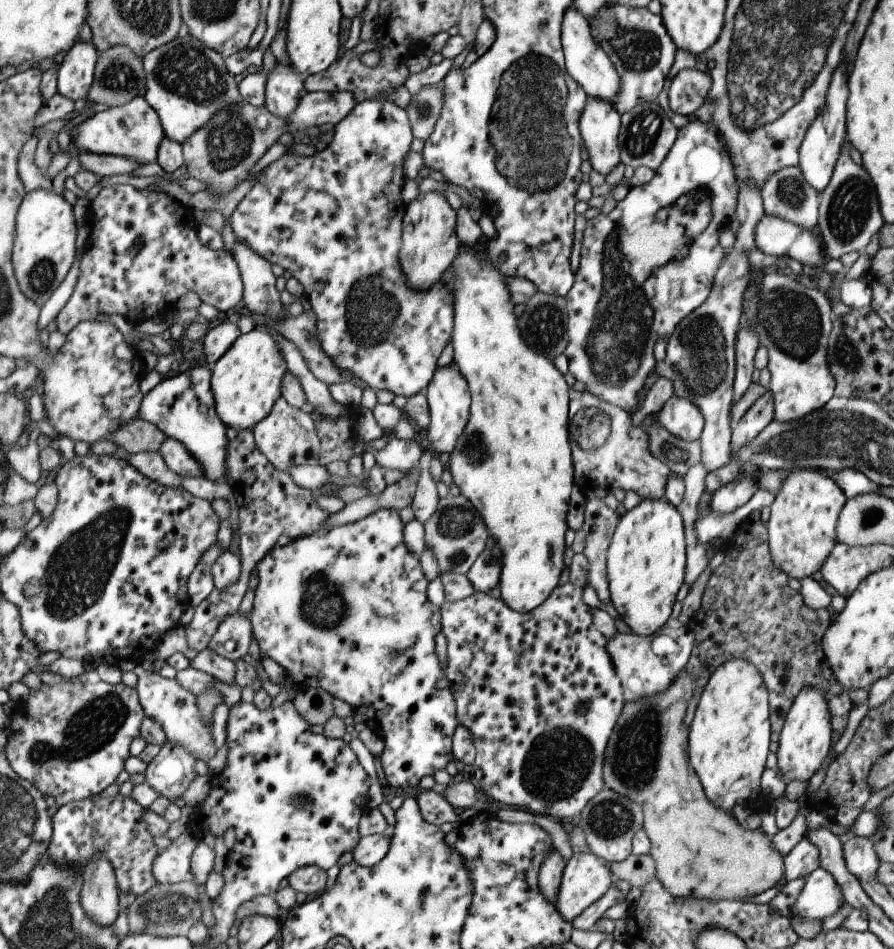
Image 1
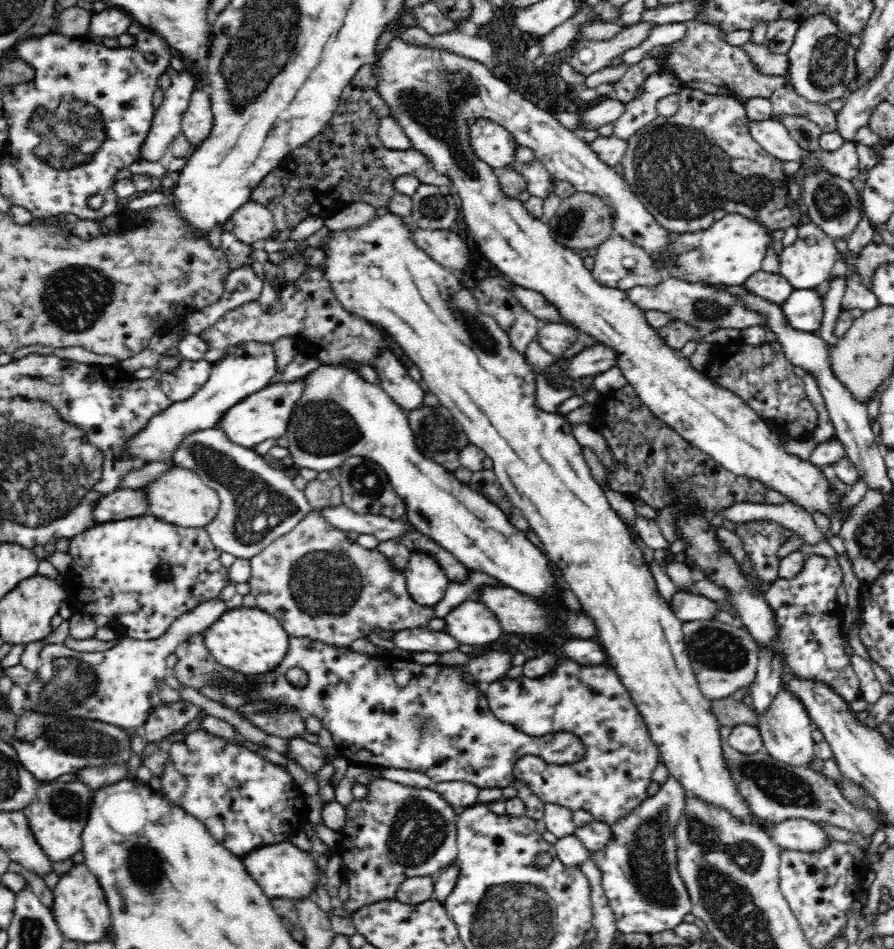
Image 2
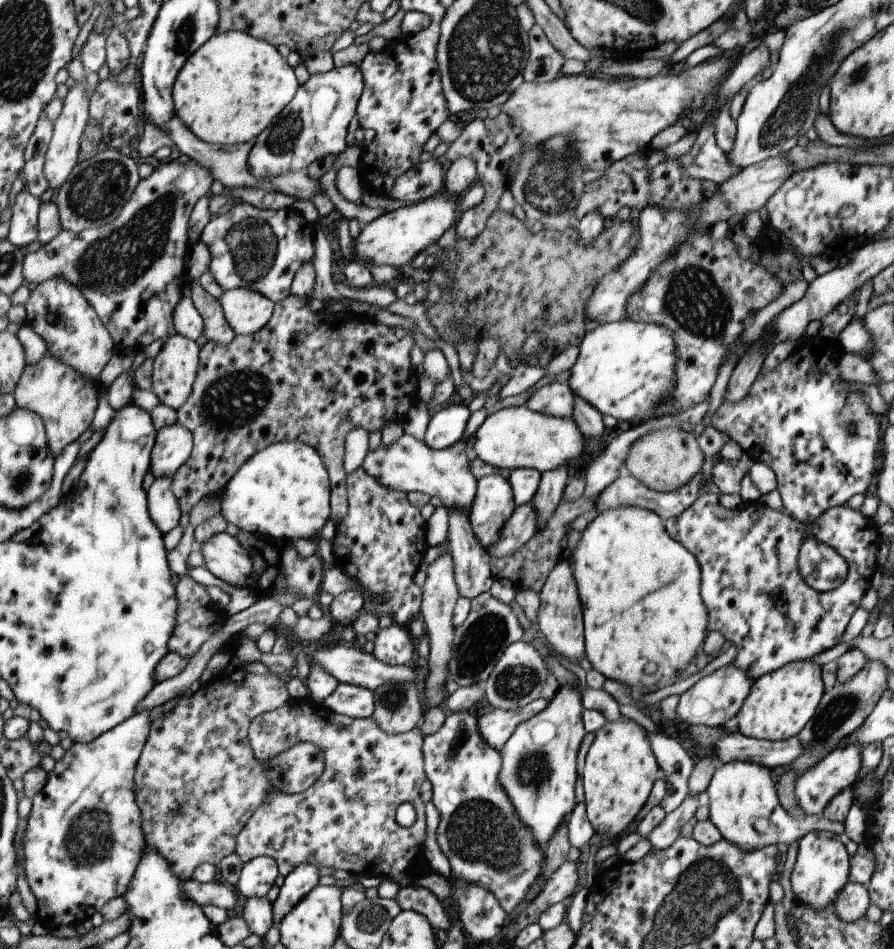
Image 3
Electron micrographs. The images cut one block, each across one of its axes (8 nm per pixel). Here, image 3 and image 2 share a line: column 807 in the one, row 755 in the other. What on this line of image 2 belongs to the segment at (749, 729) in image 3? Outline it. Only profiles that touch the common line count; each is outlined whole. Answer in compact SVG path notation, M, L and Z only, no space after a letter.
M379 212L379 214L370 220L368 226L360 226L360 228L350 228L350 230L334 230L331 231L327 238L323 241L322 249L326 252L327 273L326 279L332 283L332 291L336 295L336 299L342 303L342 306L350 313L354 313L368 321L377 324L381 331L386 332L394 337L394 340L400 344L406 356L419 368L421 372L421 383L425 389L430 390L436 395L440 405L444 405L450 409L454 418L460 422L470 443L478 446L485 454L492 459L493 472L496 474L496 479L501 483L504 493L508 496L510 502L518 509L524 519L528 522L530 530L536 533L536 536L544 544L545 555L548 559L557 564L562 571L562 581L565 587L569 588L576 594L579 602L582 603L583 614L585 614L594 623L596 634L594 640L597 640L602 650L607 656L606 664L614 669L614 672L621 678L622 684L628 689L631 694L634 704L643 716L644 722L647 725L649 734L652 740L658 745L659 758L664 761L664 764L669 770L669 774L676 777L684 789L694 793L706 803L716 803L728 809L734 817L738 817L740 821L759 821L748 810L746 803L737 793L734 783L730 780L729 770L726 770L725 762L722 760L721 742L716 715L711 710L710 701L707 699L698 686L690 659L687 653L687 648L683 639L681 620L676 618L674 611L670 605L666 604L664 599L658 593L655 579L652 576L650 568L646 566L646 561L642 559L642 553L634 545L626 524L621 520L620 516L612 510L608 500L605 498L600 486L593 480L590 474L590 468L586 464L583 456L583 448L574 436L571 424L563 417L562 414L548 414L542 412L534 404L535 393L535 378L534 369L530 364L523 359L523 356L510 346L510 341L507 339L506 333L494 322L489 316L482 314L477 308L476 303L471 297L471 291L464 289L460 285L459 274L449 268L443 267L424 251L418 249L409 237L411 229L409 223L404 223L404 218L394 216L390 213Z

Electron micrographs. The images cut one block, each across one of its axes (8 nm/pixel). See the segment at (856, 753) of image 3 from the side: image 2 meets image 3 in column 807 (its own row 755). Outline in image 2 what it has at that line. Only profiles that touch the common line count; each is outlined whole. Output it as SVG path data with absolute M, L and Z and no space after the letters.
M780 690L772 706L757 720L759 734L763 742L763 748L772 758L788 764L788 766L810 767L816 759L813 751L813 730L812 722L806 714L804 707L799 700L789 692Z

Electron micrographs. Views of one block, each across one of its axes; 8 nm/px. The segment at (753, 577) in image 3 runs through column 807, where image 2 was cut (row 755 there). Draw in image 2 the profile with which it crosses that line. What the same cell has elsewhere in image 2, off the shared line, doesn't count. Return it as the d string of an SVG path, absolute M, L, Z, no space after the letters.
M558 654L558 658L562 657L562 660L558 662L556 670L548 672L548 674L530 678L524 674L512 678L507 675L498 678L496 682L491 682L483 686L483 691L487 696L487 701L490 707L490 710L494 713L494 716L497 719L500 719L502 722L507 722L508 725L514 726L518 731L521 731L523 734L526 734L530 737L542 737L546 734L552 733L572 733L576 734L578 738L586 745L586 756L582 762L576 762L576 764L550 764L547 763L544 759L524 757L520 758L515 762L513 766L513 776L518 780L522 780L523 784L527 786L536 796L539 796L542 799L542 802L545 804L554 803L555 805L562 805L570 810L586 810L590 812L593 816L593 820L602 821L606 824L609 824L611 827L620 822L622 818L626 818L628 814L632 814L634 810L649 798L648 795L648 786L652 782L652 774L656 765L658 764L659 758L659 748L658 745L652 740L651 735L649 734L647 725L644 722L643 716L640 714L640 711L637 709L637 706L632 700L631 694L628 692L628 689L622 684L621 678L614 672L607 664L596 665L596 666L584 666L578 664L573 660L568 660L563 656L563 654Z

